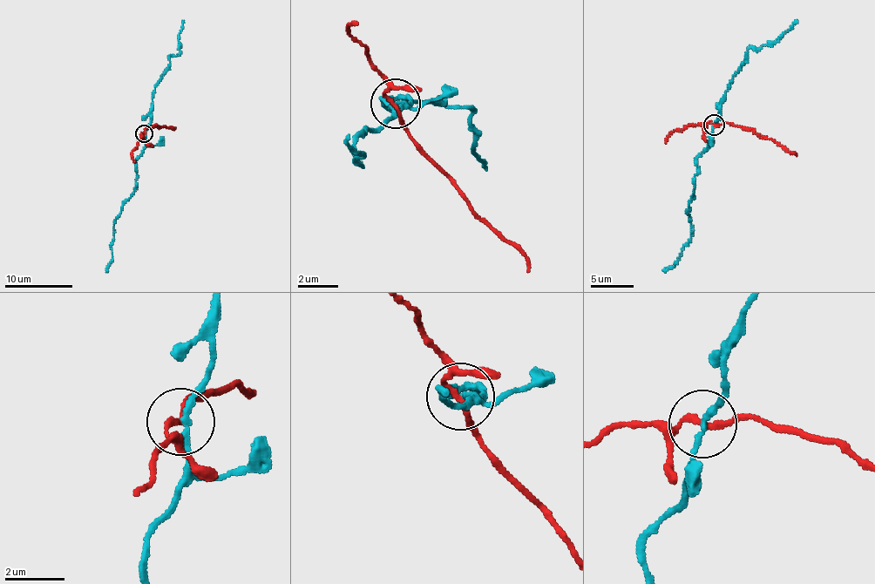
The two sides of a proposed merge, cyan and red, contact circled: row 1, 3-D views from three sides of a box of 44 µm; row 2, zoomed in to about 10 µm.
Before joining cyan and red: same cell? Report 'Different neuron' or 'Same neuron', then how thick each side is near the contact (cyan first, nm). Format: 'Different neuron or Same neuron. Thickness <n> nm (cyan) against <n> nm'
Different neuron. Thickness 180 nm (cyan) against 170 nm

